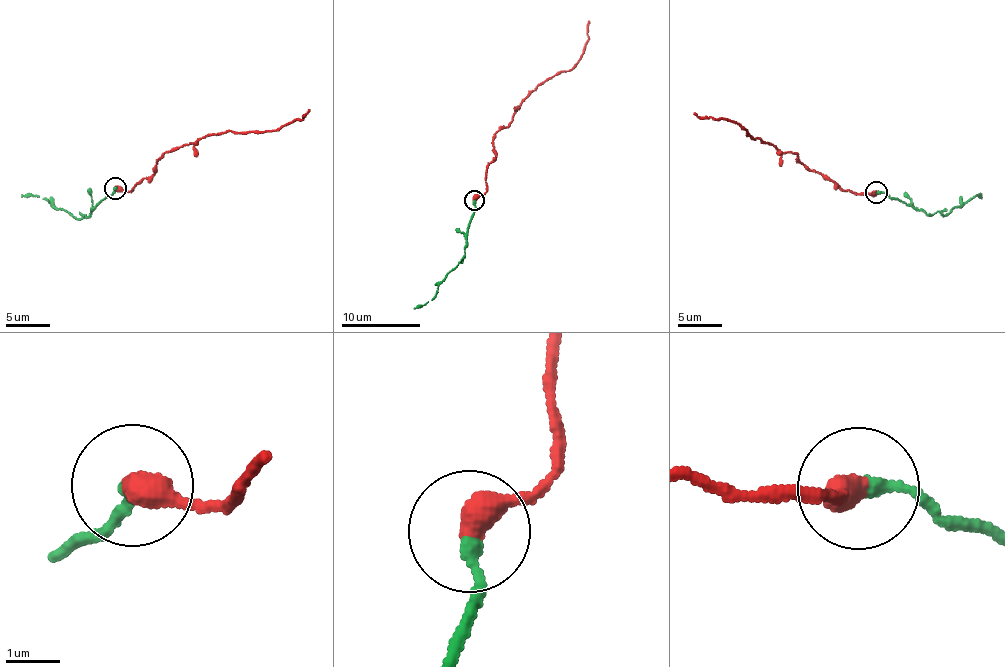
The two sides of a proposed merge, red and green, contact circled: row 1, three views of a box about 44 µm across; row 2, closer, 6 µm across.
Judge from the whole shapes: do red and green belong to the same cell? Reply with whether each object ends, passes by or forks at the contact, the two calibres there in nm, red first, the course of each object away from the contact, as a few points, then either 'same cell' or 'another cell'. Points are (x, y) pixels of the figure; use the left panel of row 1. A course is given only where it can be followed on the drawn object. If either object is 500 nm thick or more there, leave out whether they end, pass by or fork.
red ends | green ends | 480/240 nm | red via (115, 187), (130, 192), (154, 173), (160, 158), (204, 136), (231, 130), (268, 132), (301, 119), (309, 110) | green via (115, 187), (88, 215), (76, 218), (43, 198), (21, 195) | same cell

